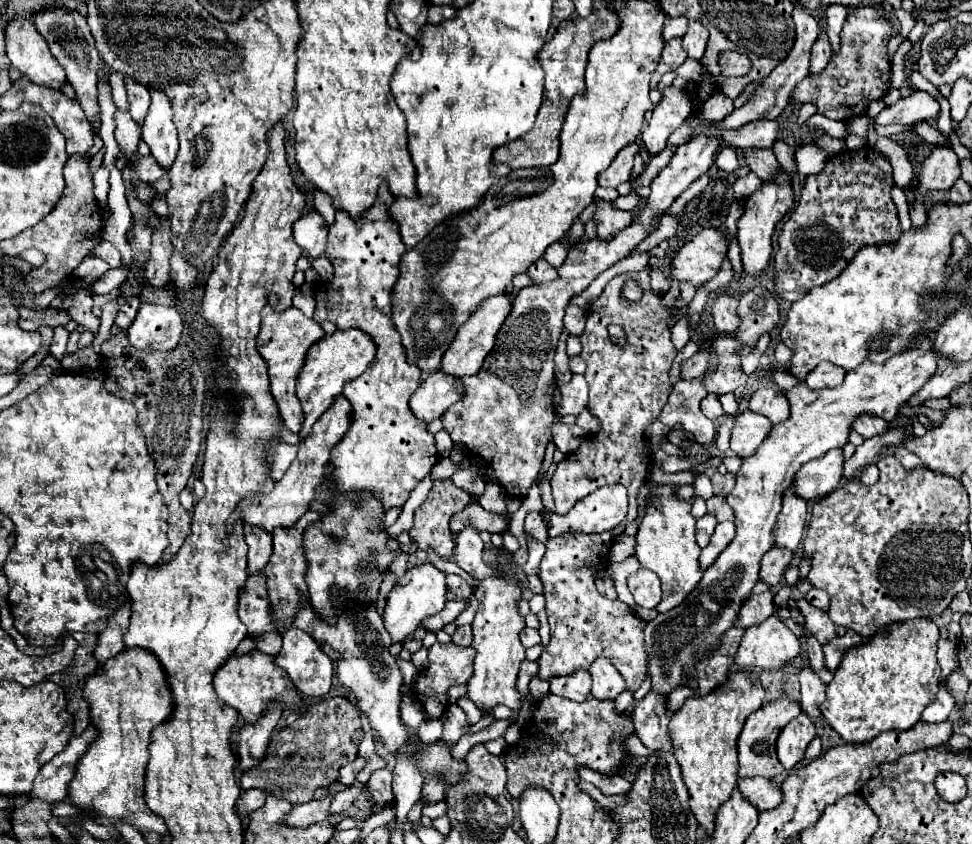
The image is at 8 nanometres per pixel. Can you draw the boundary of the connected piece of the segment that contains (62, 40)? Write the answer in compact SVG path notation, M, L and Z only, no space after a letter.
M46 10L36 14L34 18L34 26L38 28L38 32L44 36L44 40L48 42L54 58L62 64L62 68L66 70L66 78L72 84L72 88L76 90L76 100L78 104L84 108L88 118L96 118L100 108L98 108L98 90L96 90L96 82L98 82L98 70L100 70L100 56L96 52L94 40L90 36L90 28L86 24L86 18L80 16L76 10Z

